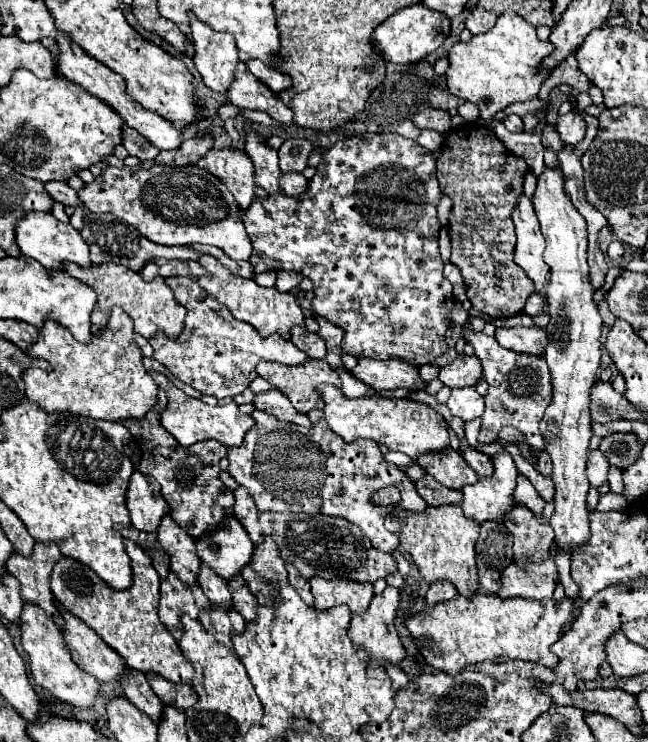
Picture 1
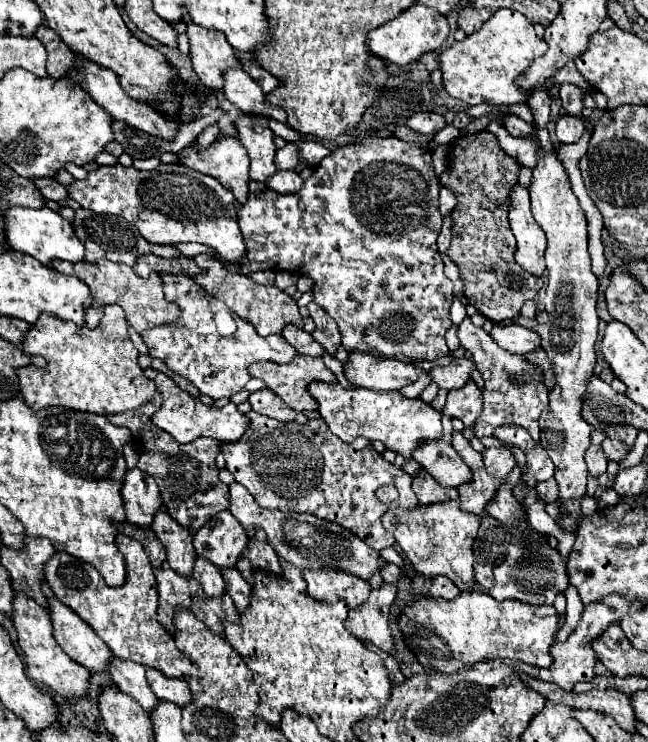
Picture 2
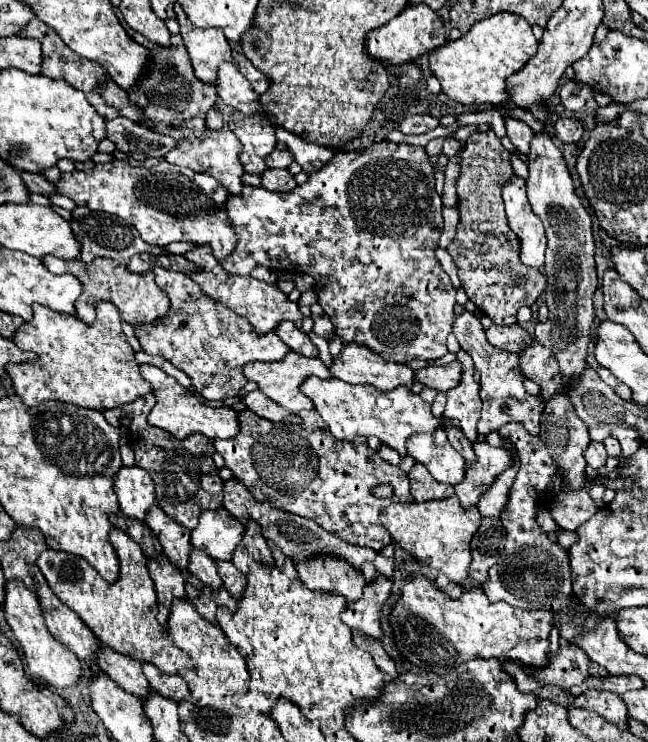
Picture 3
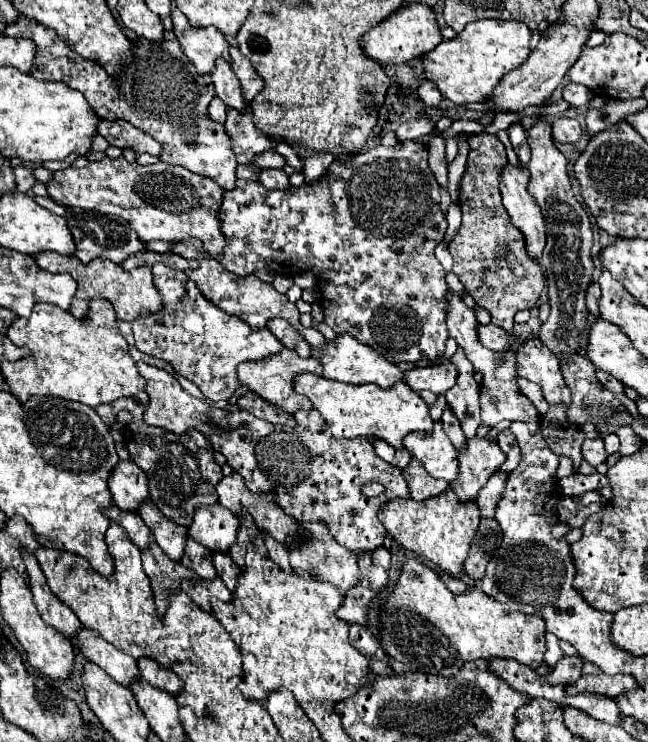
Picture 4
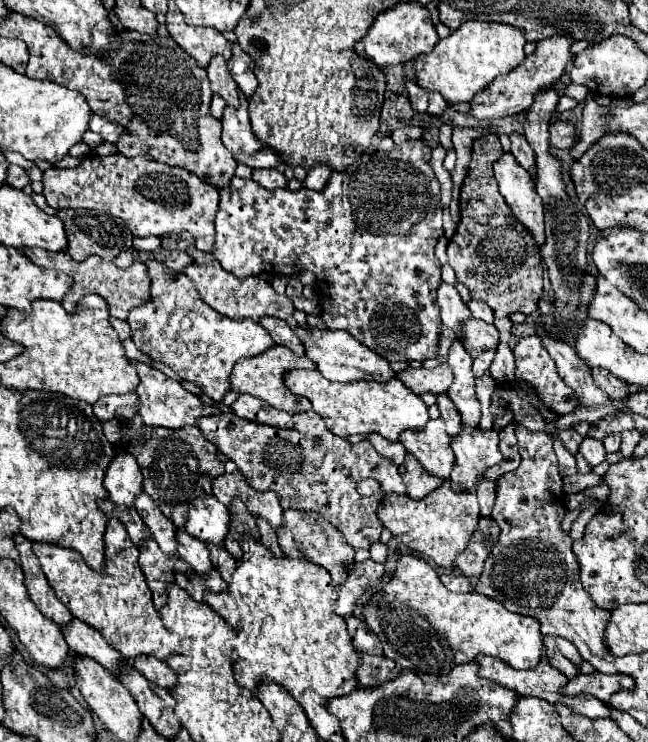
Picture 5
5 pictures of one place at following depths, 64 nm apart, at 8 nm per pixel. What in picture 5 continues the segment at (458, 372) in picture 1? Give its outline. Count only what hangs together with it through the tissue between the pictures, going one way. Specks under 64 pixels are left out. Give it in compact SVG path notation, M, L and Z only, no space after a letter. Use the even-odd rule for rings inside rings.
M442 364L438 368L406 368L402 372L396 374L414 394L424 394L424 392L432 392L432 394L444 394L450 388L450 382L454 382L454 372L450 370L450 366Z

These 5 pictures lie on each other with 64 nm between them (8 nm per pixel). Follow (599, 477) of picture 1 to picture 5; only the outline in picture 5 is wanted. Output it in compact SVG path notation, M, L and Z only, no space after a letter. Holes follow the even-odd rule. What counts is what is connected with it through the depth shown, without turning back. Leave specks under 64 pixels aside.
M584 438L584 442L580 444L580 454L588 460L590 466L596 466L596 464L602 464L606 460L606 450L602 446L600 440L594 440L594 438Z

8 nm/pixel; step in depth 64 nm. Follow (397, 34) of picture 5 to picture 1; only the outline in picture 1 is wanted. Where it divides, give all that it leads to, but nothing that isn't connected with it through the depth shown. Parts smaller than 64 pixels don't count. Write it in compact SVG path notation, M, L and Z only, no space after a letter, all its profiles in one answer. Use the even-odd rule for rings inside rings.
M412 4L412 6L406 6L404 10L394 12L390 18L386 18L374 30L372 42L386 62L410 64L410 62L424 60L428 54L438 50L448 34L450 34L450 18L446 18L446 14L430 10L422 4Z

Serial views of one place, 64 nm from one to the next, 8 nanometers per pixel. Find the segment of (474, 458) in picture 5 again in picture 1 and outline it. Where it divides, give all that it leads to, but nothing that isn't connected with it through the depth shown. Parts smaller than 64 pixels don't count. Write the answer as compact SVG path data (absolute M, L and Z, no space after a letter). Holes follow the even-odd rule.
M500 452L492 458L494 462L494 476L480 478L472 486L464 486L464 516L476 520L478 524L484 522L506 522L508 514L518 506L514 498L516 488L516 464L508 452Z

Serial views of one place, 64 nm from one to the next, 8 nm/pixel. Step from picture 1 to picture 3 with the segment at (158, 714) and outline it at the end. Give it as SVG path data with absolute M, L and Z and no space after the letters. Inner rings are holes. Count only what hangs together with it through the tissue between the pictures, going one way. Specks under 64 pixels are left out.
M106 646L100 650L96 662L102 668L102 672L106 672L120 688L146 702L146 698L150 696L150 686L146 682L146 676L142 674L142 664Z

